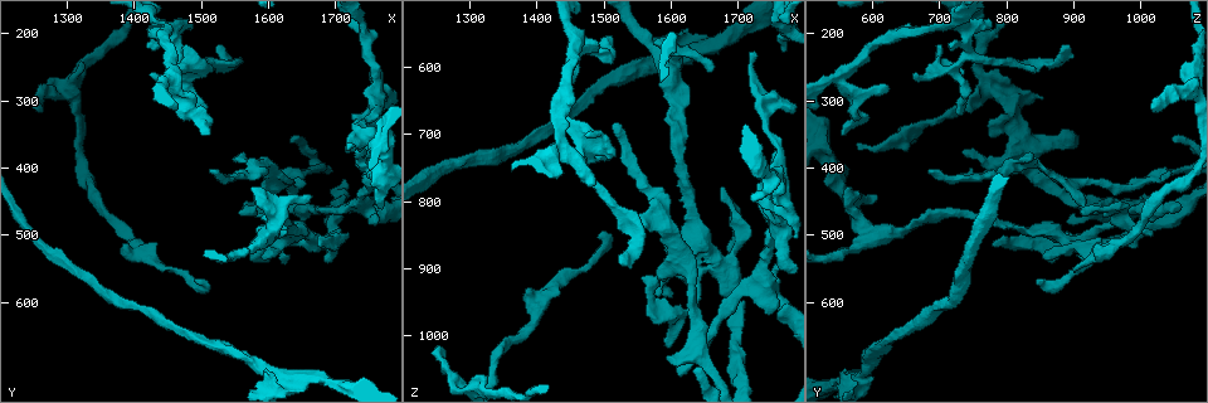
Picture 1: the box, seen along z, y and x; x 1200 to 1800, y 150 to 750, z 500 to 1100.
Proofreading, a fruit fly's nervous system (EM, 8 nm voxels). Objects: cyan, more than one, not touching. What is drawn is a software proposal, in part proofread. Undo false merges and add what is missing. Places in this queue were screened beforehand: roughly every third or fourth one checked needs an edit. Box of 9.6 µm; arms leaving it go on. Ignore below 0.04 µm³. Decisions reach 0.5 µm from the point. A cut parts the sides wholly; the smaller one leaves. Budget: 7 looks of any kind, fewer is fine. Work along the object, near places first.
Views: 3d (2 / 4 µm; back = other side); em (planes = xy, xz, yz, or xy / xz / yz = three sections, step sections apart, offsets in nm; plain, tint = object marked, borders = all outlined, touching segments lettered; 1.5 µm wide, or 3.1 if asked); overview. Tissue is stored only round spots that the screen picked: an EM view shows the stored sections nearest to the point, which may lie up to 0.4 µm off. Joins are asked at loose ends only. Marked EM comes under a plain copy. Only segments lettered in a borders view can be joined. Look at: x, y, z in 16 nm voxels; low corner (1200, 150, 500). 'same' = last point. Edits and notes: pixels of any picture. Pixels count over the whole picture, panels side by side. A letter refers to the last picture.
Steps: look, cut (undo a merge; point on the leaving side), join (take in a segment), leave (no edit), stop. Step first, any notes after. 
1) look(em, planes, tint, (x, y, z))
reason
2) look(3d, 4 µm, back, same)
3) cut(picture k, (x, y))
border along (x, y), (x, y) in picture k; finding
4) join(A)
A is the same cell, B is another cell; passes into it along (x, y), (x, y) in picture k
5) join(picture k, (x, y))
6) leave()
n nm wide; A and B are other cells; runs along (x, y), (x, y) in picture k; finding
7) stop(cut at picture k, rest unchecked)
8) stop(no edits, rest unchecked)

look(3d, 2 µm, (1765, 455, 580))
branch stops here

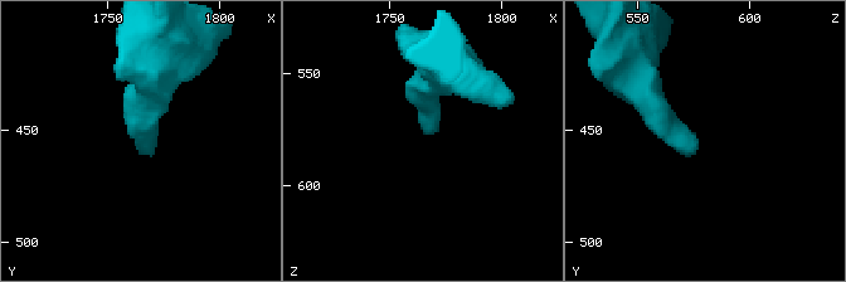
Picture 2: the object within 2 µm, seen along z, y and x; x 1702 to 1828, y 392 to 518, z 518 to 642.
look(em, xy, step 4, tint, (1766, 458, 575))
shape alone is not enough

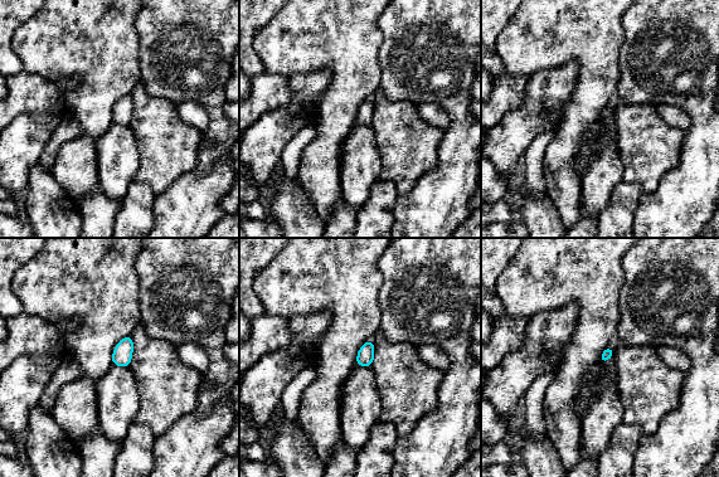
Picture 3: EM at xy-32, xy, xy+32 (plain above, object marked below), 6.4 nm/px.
look(em, xy, step 4, borders, same)
see the neighbours

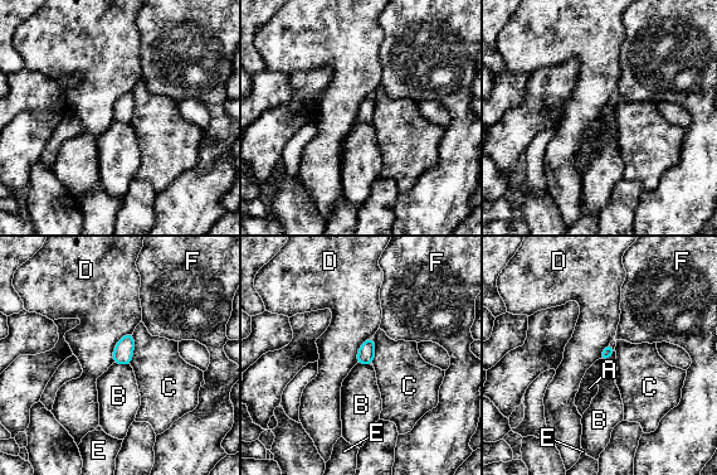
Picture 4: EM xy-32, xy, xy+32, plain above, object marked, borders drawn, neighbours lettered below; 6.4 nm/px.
leave()
A, B, C, D, E and F are other cells; border along (132, 333), (116, 344), (113, 362) in picture 4; no lettered segment goes on from it

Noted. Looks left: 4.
look(em, xz, step 8, tint, (1615, 715, 585))
a fork

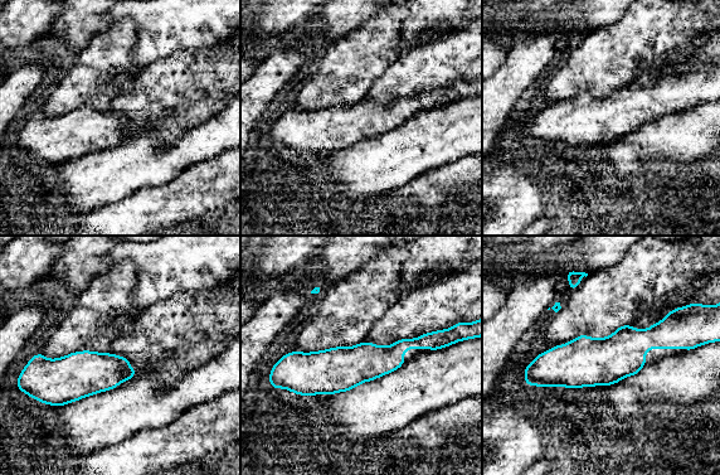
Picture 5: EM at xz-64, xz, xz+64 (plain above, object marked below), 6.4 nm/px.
look(em, xz, step 8, borders, same)

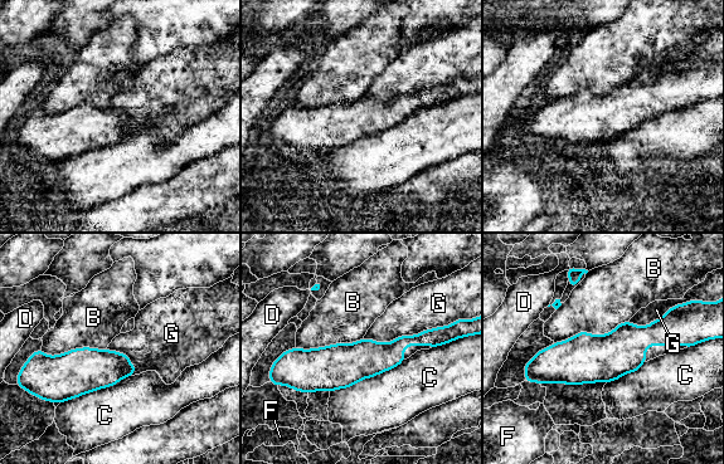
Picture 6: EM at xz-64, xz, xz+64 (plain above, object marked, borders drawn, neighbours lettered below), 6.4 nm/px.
leave()
B, C, D, F and G are other cells; continuous, no second neuron

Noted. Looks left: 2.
look(3d, 2 µm, (1500, 325, 730))
an open end

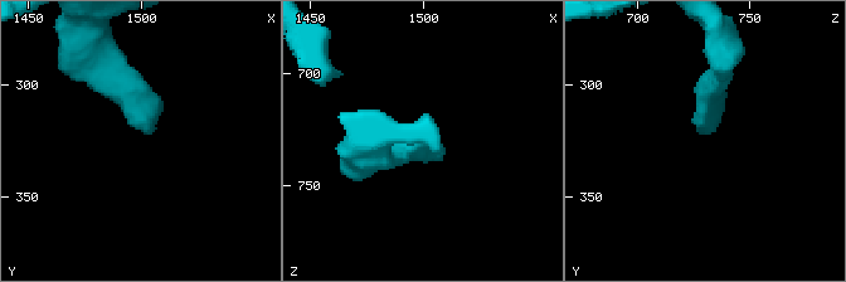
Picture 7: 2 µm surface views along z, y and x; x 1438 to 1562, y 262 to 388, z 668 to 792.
look(em, planes, borders, (1502, 324, 729))

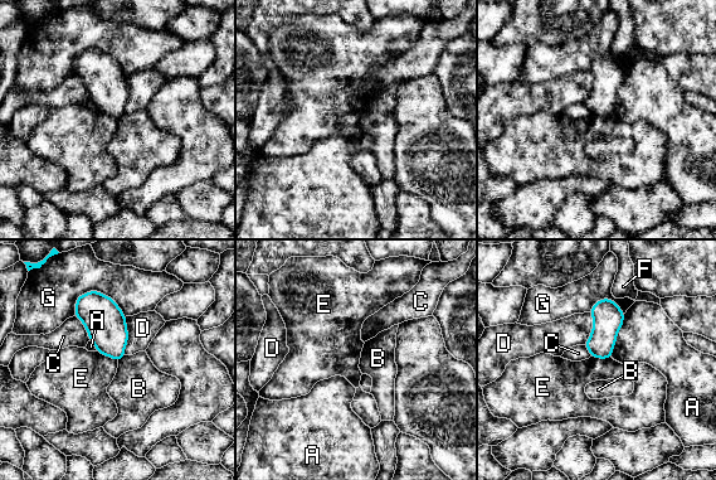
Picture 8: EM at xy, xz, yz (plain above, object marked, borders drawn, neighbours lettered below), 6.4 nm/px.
leave()
170 nm wide; A, B, C, D, E, F and G are other cells; border along (97, 350), (117, 362) in picture 8; no lettered segment goes on from it

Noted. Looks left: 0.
stop(no edits, rest unchecked)

